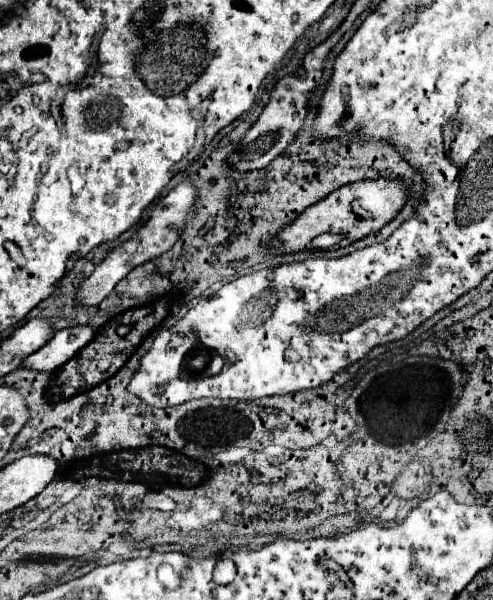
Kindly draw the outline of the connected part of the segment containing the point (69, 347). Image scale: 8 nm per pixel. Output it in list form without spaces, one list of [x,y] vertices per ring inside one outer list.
[[[77,324],[71,328],[63,328],[57,332],[57,336],[53,336],[53,340],[49,340],[49,344],[45,344],[33,356],[29,356],[29,360],[25,360],[23,366],[37,368],[39,372],[57,370],[65,362],[69,362],[69,358],[73,358],[95,336],[97,336],[97,328],[91,326]]]

